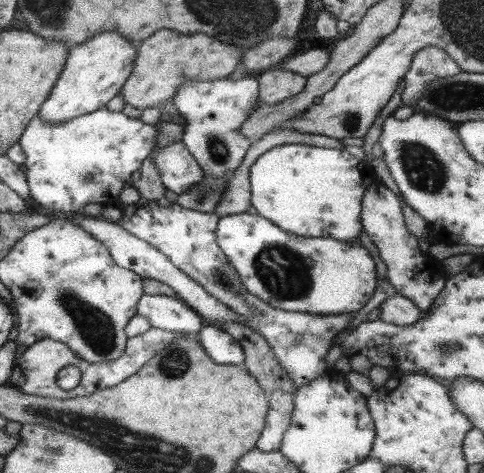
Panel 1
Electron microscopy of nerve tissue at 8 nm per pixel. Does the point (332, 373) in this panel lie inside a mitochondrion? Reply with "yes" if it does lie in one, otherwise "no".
no

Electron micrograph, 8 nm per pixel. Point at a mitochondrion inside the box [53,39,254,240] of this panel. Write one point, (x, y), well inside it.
(218, 148)

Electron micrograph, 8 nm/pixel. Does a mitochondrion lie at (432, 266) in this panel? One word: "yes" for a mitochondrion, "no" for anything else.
no

